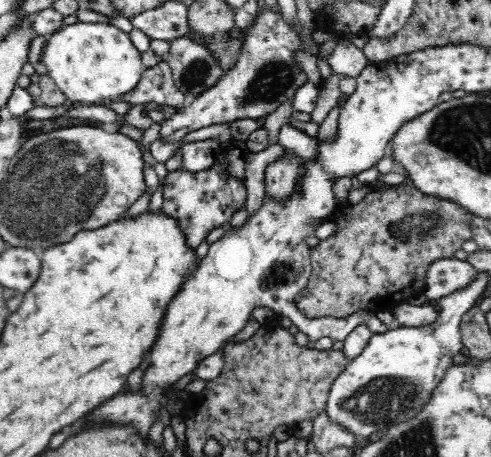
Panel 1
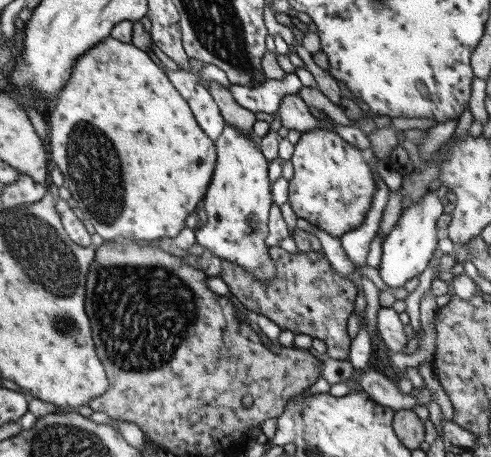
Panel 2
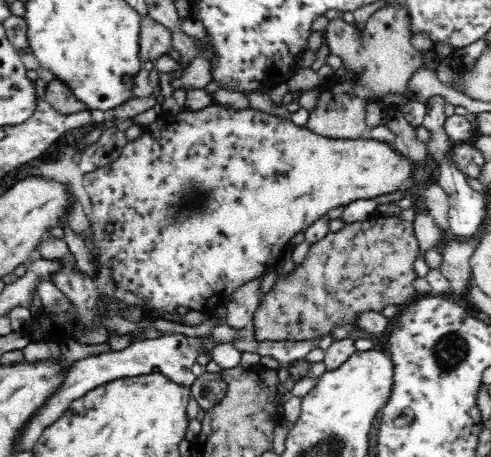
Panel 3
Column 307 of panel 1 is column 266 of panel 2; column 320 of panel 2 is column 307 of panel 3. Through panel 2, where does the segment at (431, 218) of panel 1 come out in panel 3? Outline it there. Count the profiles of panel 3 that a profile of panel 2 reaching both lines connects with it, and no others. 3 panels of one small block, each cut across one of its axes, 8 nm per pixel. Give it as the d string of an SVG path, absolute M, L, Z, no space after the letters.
M372 216L364 222L346 224L340 232L328 232L322 240L310 246L310 252L302 266L296 266L292 274L280 276L276 286L262 296L262 302L254 314L254 340L256 342L280 342L280 340L312 340L330 334L334 326L350 328L356 316L362 312L382 312L386 306L406 306L418 292L414 290L414 264L418 260L418 238L414 222L406 222L400 216L382 218Z

